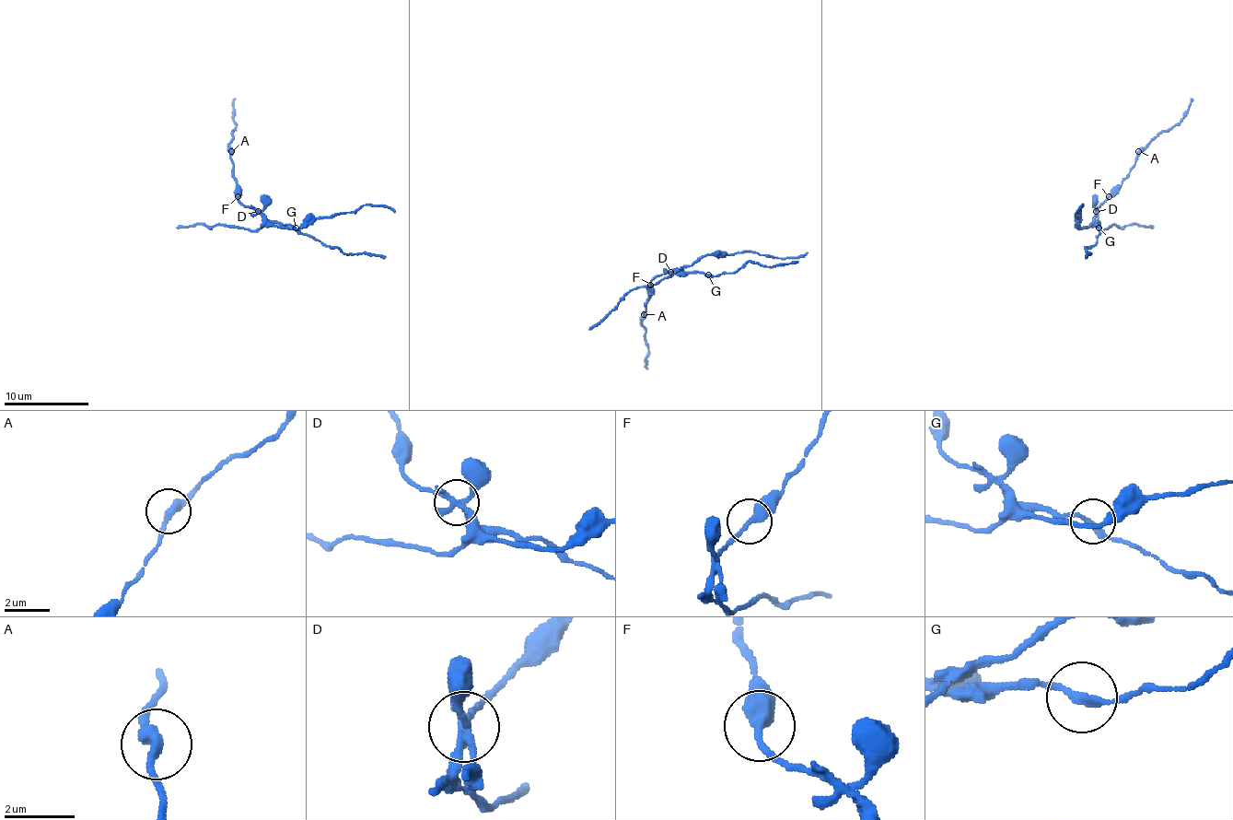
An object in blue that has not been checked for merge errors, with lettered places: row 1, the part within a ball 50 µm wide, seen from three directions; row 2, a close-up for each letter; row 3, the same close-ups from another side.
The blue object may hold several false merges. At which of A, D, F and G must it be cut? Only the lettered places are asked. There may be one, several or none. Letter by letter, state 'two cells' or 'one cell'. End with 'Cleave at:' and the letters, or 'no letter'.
A: one cell
D: two cells
F: one cell
G: one cell
Cleave at: D

